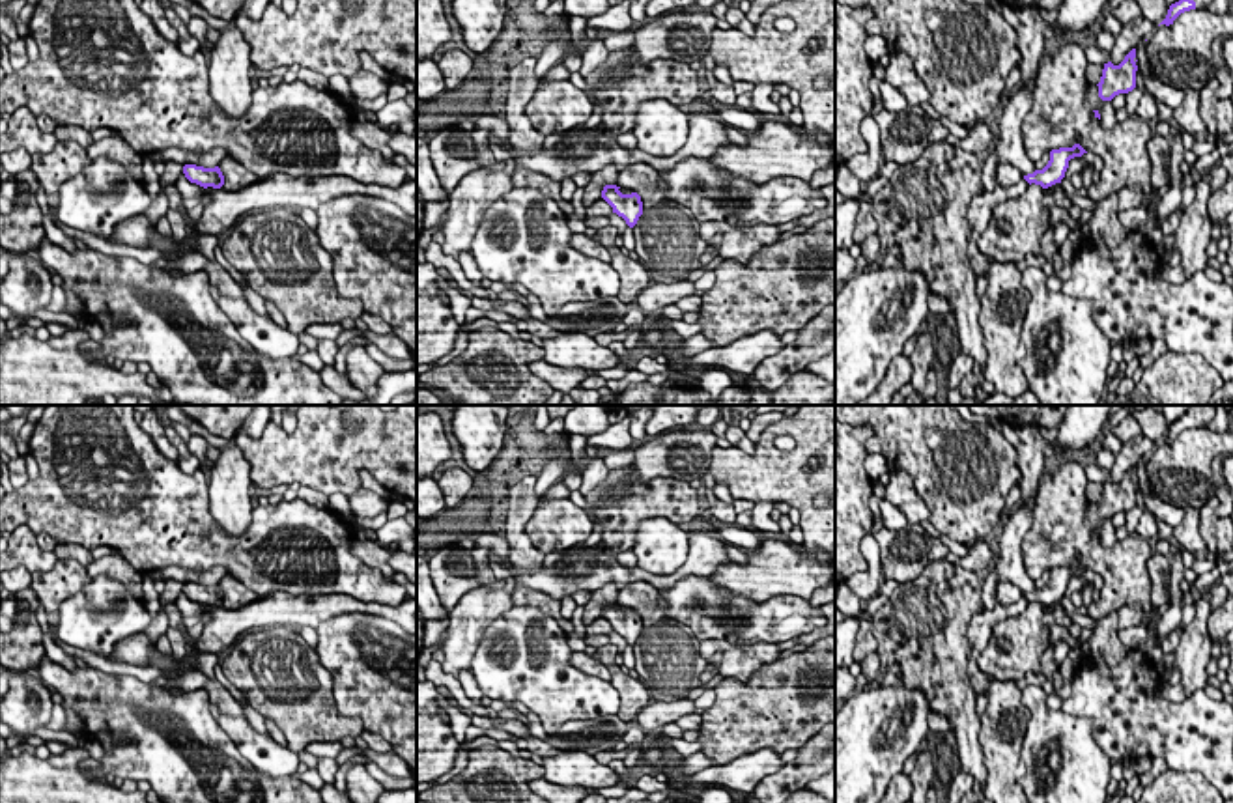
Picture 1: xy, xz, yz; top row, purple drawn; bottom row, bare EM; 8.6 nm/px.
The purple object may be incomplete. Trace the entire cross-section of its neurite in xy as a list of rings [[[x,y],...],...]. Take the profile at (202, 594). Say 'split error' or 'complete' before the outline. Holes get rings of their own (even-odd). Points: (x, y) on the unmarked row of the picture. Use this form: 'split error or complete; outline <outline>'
complete; outline [[[185,583],[183,592],[191,601],[196,601],[204,607],[207,605],[220,607],[224,603],[224,594],[219,585],[204,586],[196,583]]]

